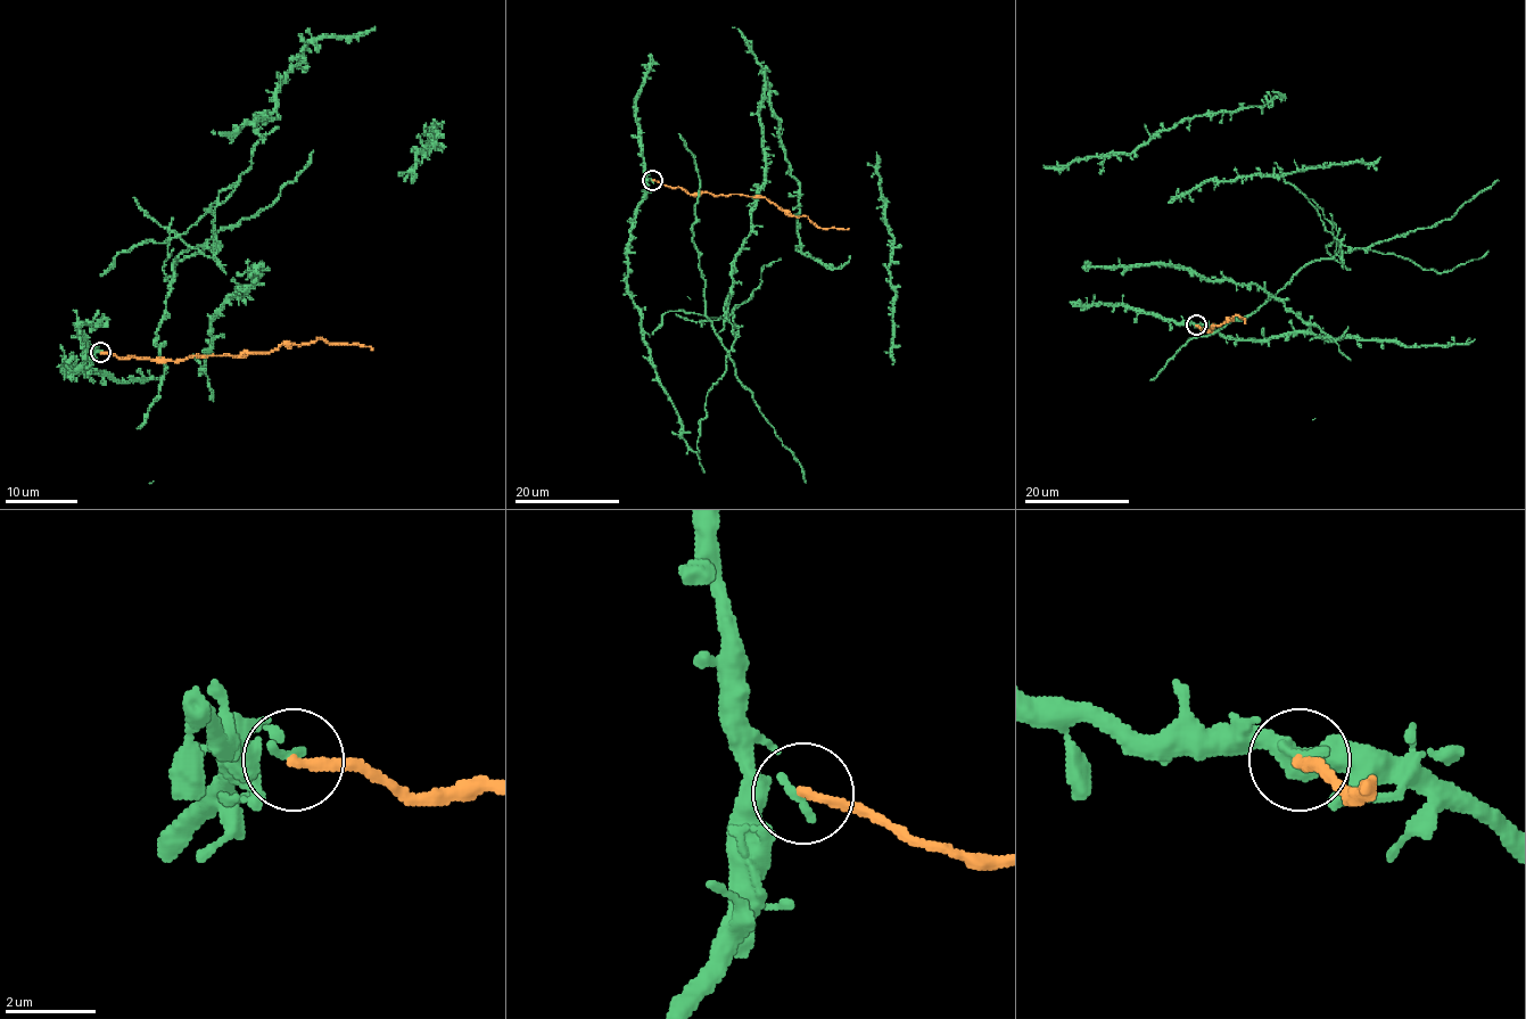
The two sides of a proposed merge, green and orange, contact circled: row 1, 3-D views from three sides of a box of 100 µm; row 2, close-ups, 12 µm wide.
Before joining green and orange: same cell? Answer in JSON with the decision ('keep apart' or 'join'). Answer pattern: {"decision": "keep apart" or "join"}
{"decision": "keep apart"}

